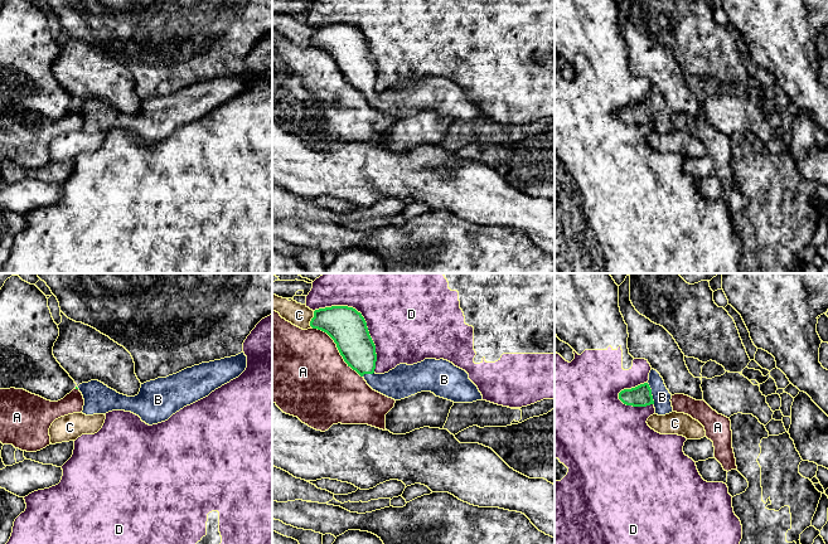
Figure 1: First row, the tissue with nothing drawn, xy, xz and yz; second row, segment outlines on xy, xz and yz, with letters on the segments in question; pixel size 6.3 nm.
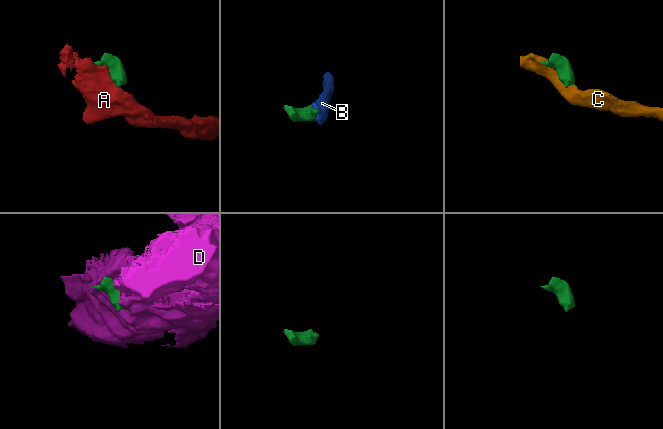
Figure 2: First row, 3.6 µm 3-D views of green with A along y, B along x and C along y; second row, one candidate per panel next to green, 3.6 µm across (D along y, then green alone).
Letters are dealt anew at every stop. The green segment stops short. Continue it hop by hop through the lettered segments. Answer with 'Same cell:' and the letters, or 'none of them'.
Same cell: B

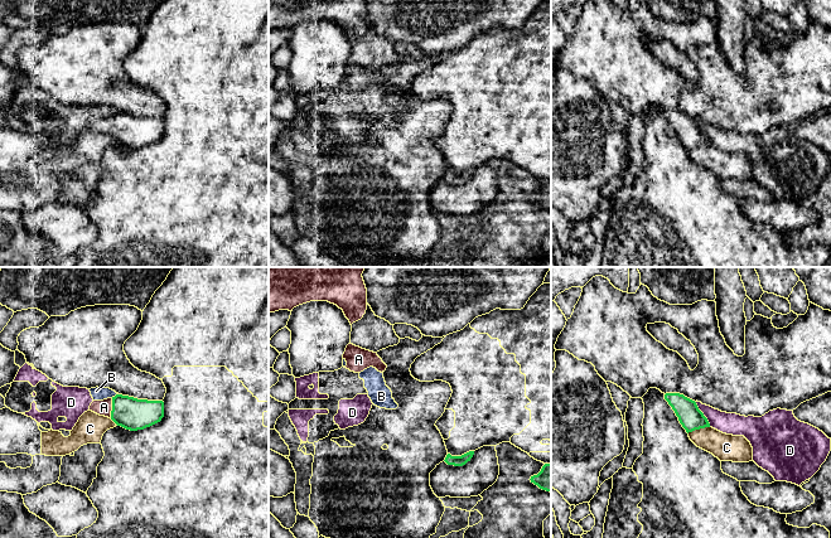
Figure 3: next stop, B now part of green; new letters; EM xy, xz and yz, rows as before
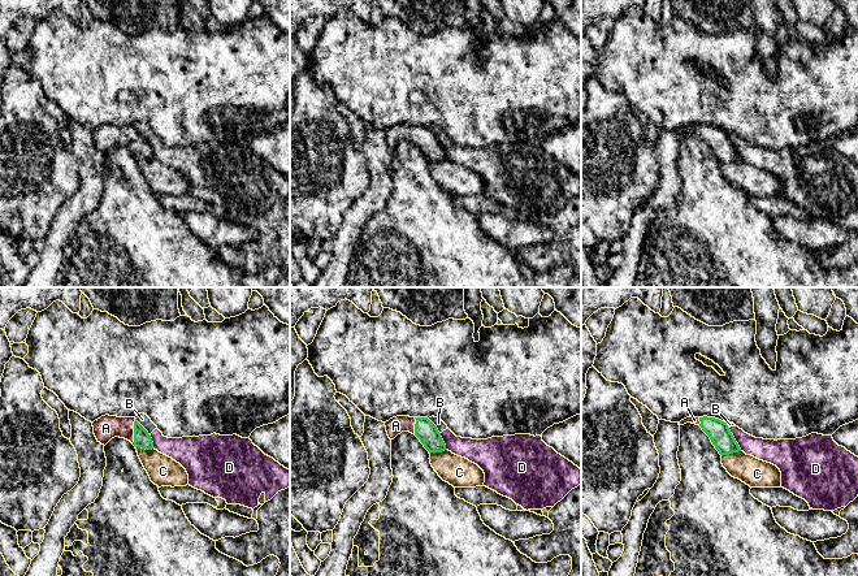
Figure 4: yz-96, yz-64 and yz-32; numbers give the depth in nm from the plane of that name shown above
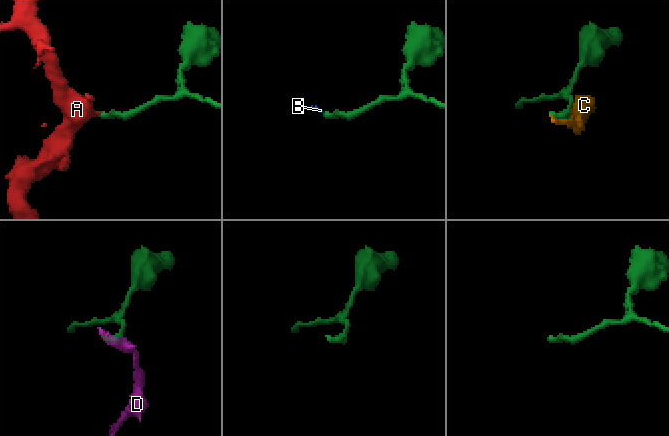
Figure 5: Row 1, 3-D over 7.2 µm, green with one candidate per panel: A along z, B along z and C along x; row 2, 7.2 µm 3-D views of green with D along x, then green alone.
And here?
Same cell: A

